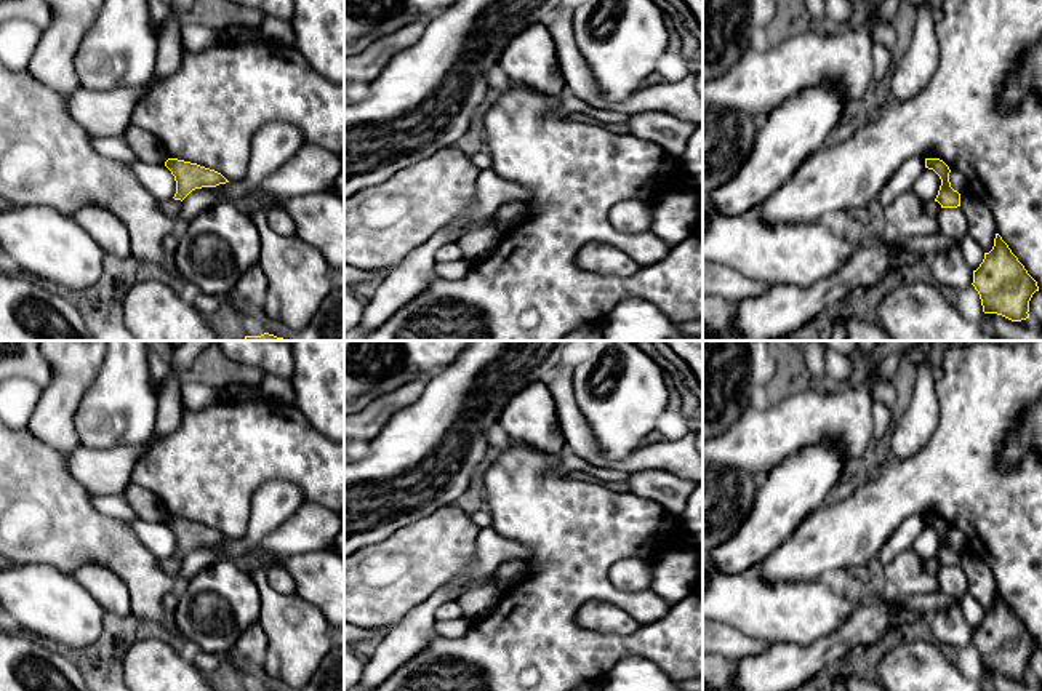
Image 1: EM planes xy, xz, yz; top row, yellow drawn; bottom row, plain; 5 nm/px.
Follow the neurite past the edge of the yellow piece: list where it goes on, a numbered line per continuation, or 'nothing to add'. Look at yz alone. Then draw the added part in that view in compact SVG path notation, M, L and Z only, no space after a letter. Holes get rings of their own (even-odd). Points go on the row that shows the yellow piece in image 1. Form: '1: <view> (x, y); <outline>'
nothing to add

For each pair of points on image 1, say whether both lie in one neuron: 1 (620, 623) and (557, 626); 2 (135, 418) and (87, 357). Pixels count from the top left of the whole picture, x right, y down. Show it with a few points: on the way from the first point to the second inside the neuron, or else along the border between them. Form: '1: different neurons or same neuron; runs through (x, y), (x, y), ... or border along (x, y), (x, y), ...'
1: different neurons; border along (580, 607), (577, 621), (581, 626), (613, 635)
2: different neurons; border along (106, 357), (79, 403)

